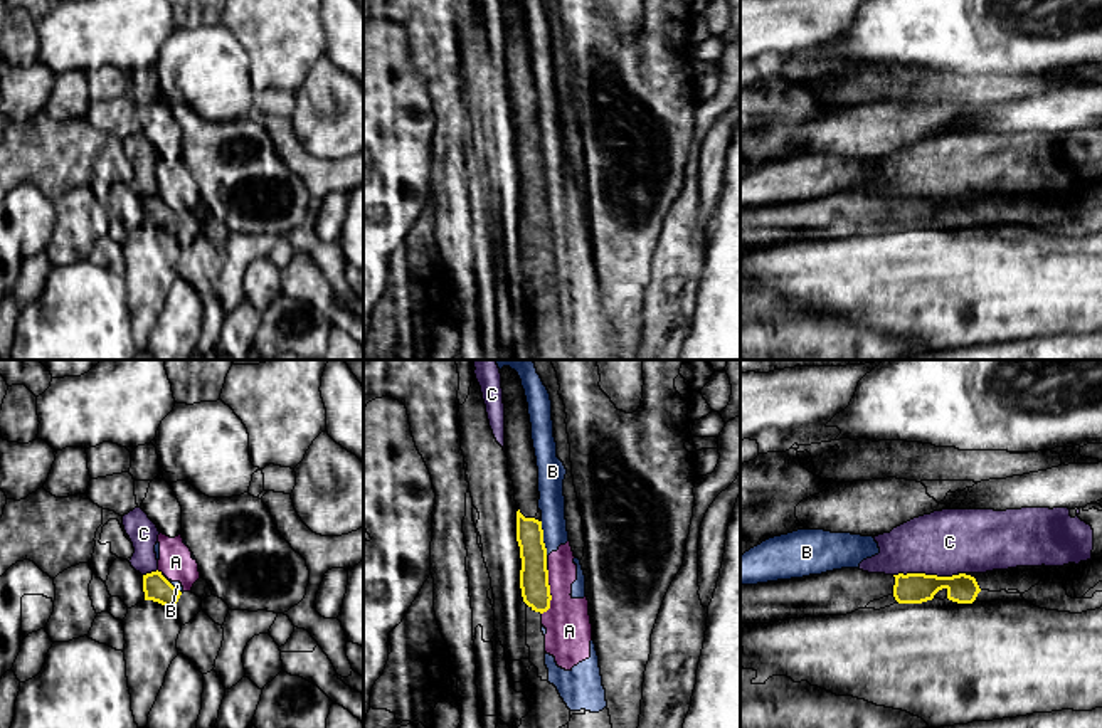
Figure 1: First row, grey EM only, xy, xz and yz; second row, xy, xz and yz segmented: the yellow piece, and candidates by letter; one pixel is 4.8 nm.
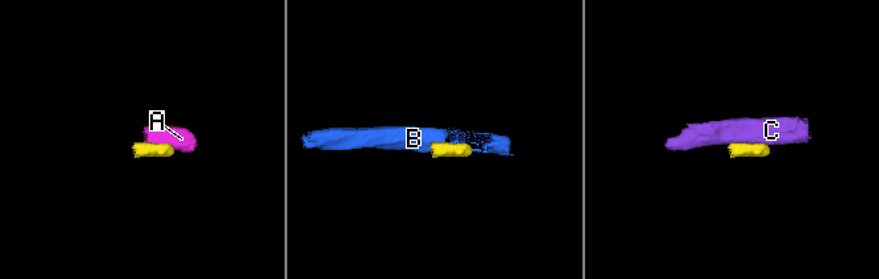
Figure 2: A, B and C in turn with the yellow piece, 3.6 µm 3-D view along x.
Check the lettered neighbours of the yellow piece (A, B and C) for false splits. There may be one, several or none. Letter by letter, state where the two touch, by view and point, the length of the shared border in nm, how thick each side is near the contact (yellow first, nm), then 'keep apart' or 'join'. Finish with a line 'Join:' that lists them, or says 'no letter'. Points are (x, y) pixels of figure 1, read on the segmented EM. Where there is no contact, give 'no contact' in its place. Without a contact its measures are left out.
A: contact xz (549, 592); length 220 nm; calibres 140 and 220 nm; keep apart
B: contact xz (544, 547); length 240 nm; calibres 140 and 130 nm; keep apart
C: contact yz (924, 574); length 300 nm; calibres 140 and 320 nm; keep apart
Join: no letter

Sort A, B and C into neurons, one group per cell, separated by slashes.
A B / C

